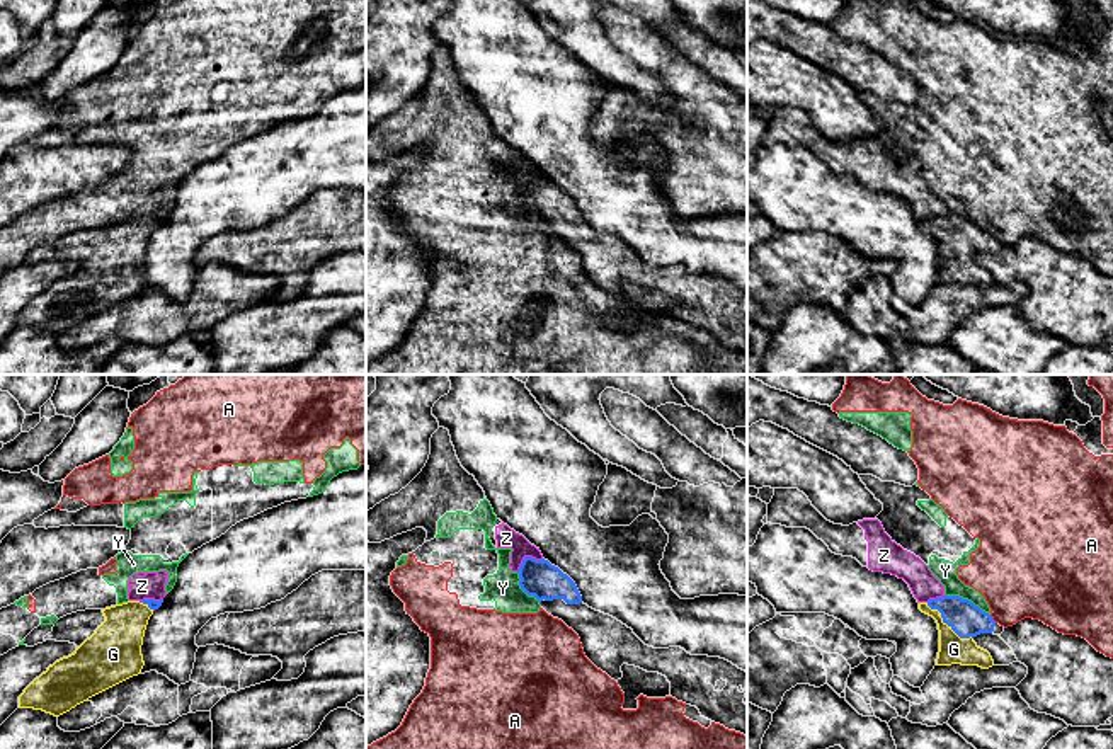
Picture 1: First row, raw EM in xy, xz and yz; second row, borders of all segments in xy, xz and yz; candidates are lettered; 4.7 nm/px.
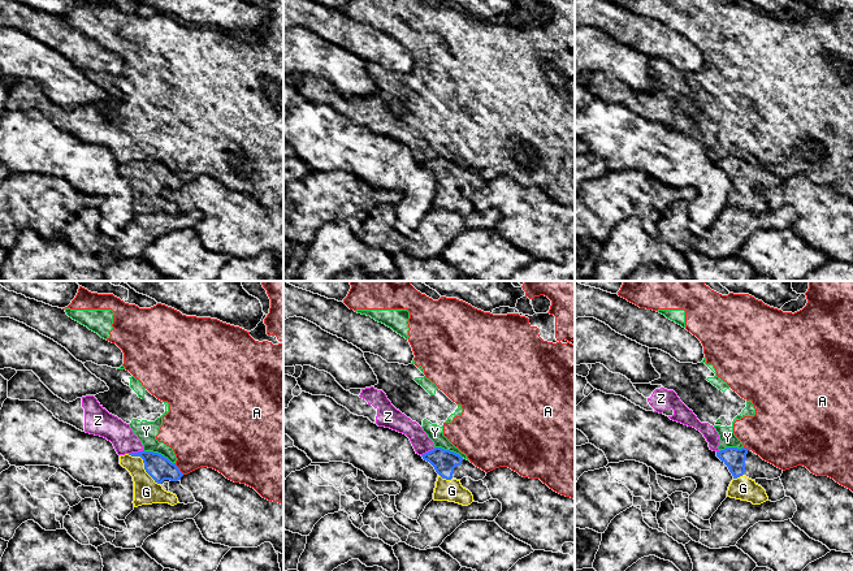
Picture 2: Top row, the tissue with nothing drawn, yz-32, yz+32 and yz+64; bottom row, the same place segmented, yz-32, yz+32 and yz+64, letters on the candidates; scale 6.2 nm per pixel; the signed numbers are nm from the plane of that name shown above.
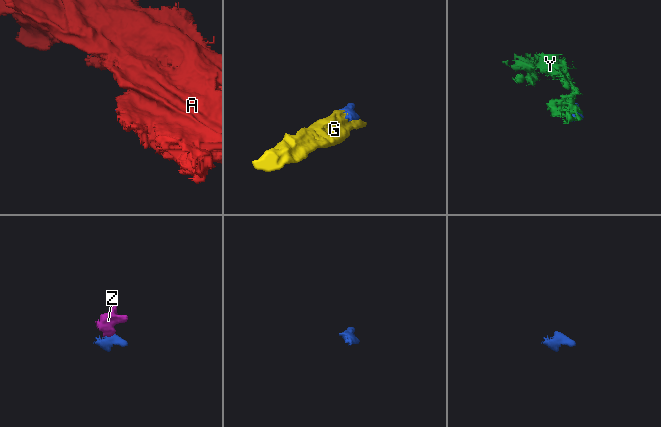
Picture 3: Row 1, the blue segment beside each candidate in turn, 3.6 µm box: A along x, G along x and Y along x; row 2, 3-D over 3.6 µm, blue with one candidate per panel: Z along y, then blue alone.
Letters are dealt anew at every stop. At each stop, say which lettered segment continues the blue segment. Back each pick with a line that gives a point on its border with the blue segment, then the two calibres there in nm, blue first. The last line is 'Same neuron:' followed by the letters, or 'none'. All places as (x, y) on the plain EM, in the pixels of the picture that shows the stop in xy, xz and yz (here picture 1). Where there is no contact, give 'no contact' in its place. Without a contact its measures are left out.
G: yz (948, 244) | 160/130 nm
Same neuron: G

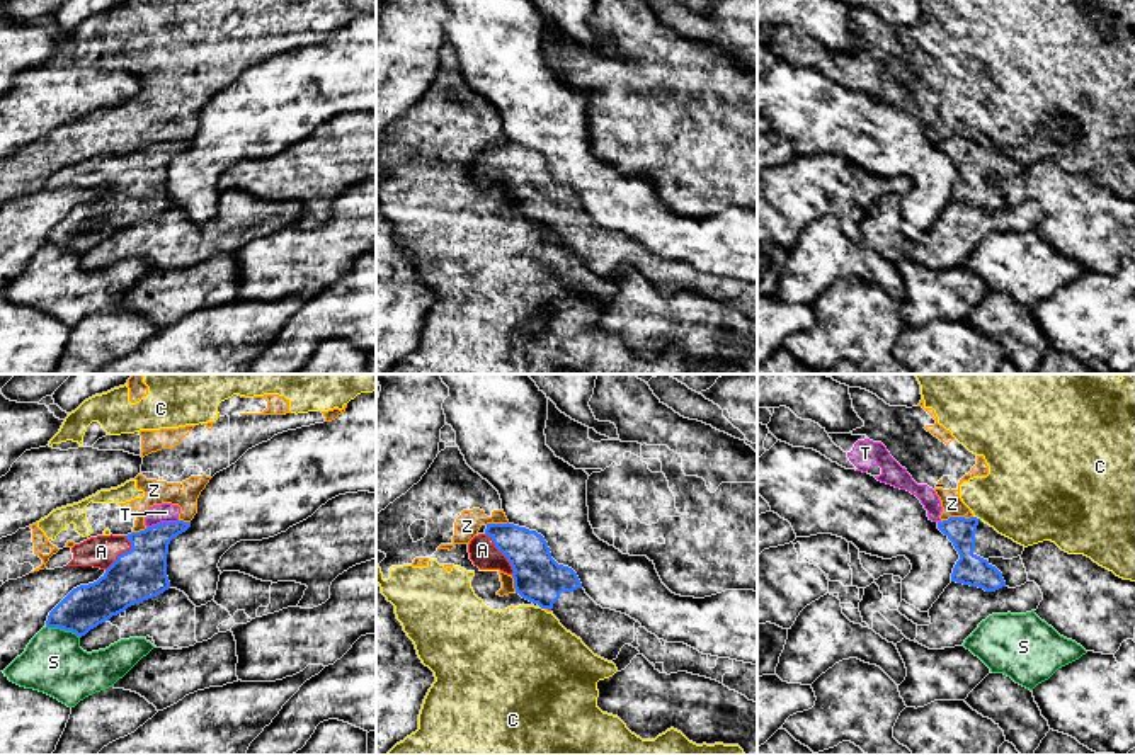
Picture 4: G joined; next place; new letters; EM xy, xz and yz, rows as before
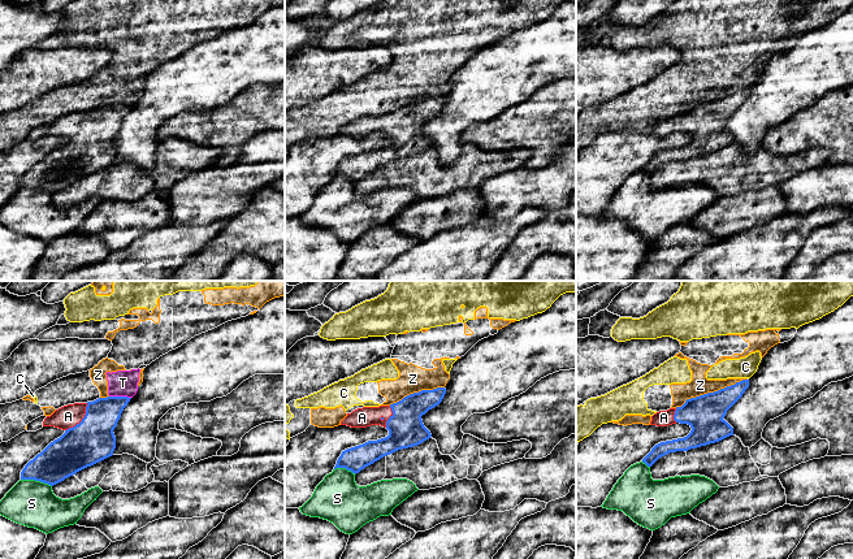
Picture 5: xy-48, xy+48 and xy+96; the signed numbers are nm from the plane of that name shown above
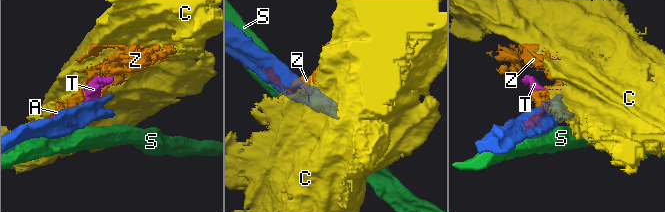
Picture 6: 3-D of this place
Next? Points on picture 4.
A: xz (501, 170) | 220/130 nm
Same neuron: A

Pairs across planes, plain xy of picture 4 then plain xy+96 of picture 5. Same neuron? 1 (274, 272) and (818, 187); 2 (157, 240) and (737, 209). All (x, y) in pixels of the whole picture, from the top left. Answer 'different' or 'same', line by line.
1: same
2: different

